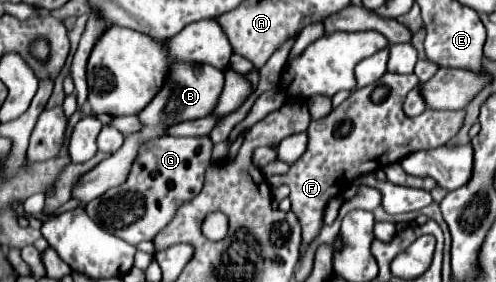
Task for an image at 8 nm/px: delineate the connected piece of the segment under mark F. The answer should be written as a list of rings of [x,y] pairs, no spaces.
[[[385,73],[377,85],[351,91],[351,95],[333,109],[327,117],[311,121],[307,129],[307,149],[291,165],[285,175],[277,177],[277,183],[285,183],[291,189],[291,209],[299,217],[303,227],[303,251],[307,243],[323,227],[325,205],[341,195],[359,175],[375,173],[385,165],[397,163],[413,151],[435,149],[445,145],[457,135],[463,123],[463,111],[431,111],[425,109],[417,117],[403,117],[403,97],[417,85],[417,77]]]

